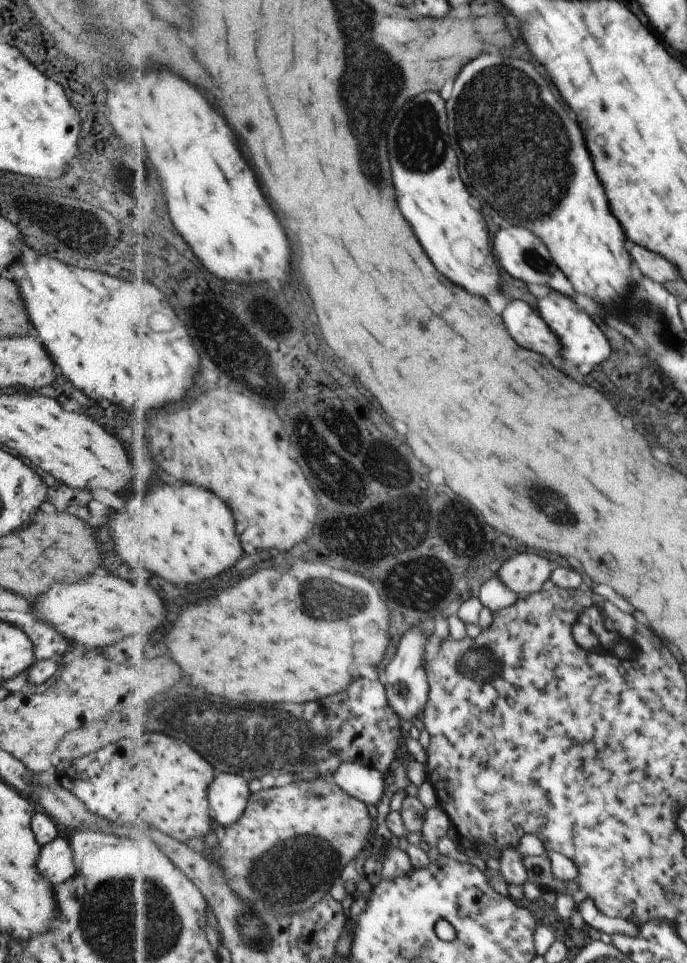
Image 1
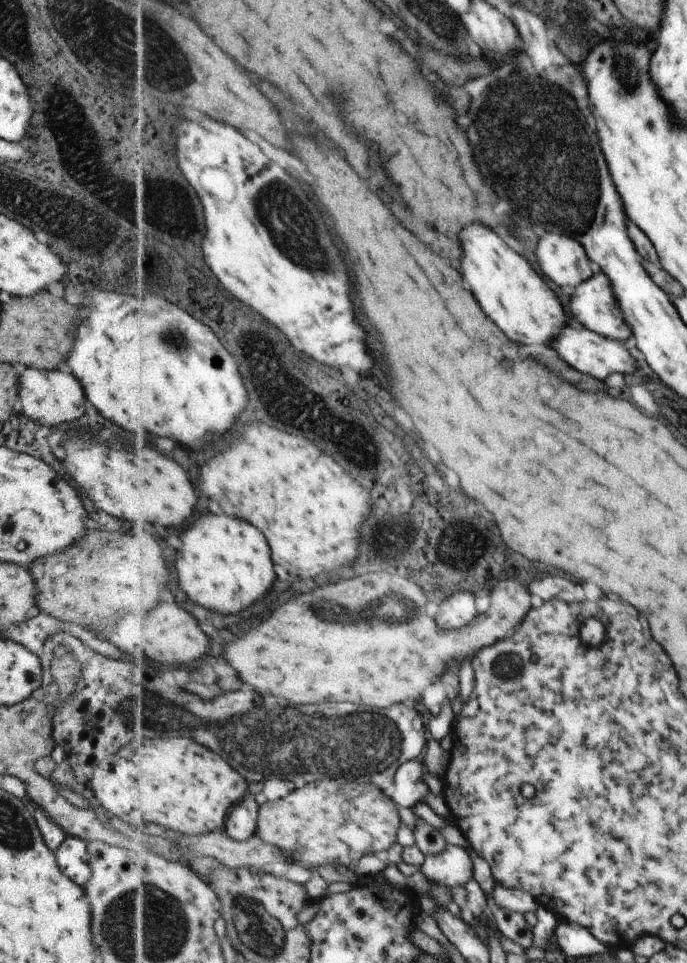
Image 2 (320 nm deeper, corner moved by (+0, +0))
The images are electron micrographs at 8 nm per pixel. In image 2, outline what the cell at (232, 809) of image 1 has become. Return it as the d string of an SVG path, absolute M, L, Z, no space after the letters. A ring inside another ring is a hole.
M247 796L237 804L237 808L231 809L225 830L229 836L238 841L249 840L256 834L259 820L260 806L253 796Z

